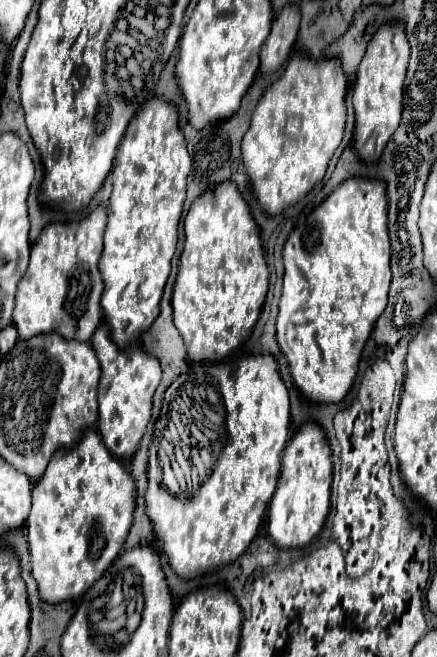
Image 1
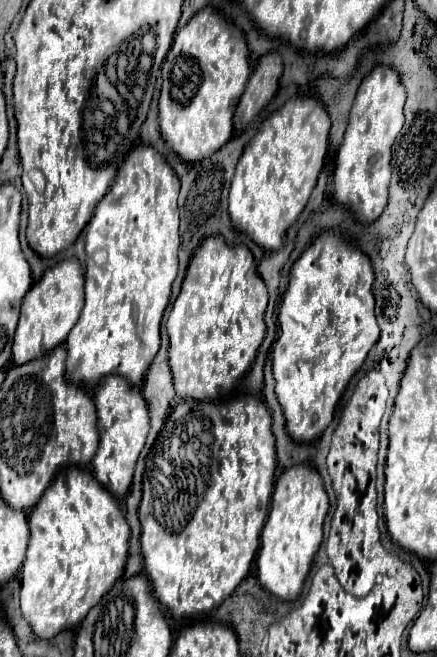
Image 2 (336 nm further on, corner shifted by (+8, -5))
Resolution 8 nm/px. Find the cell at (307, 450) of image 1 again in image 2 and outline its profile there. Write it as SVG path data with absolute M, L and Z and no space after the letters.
M311 466L287 468L271 498L269 518L261 532L261 548L257 554L259 584L279 600L295 600L303 590L303 582L311 570L313 558L323 540L323 522L329 510L329 498L319 472Z

